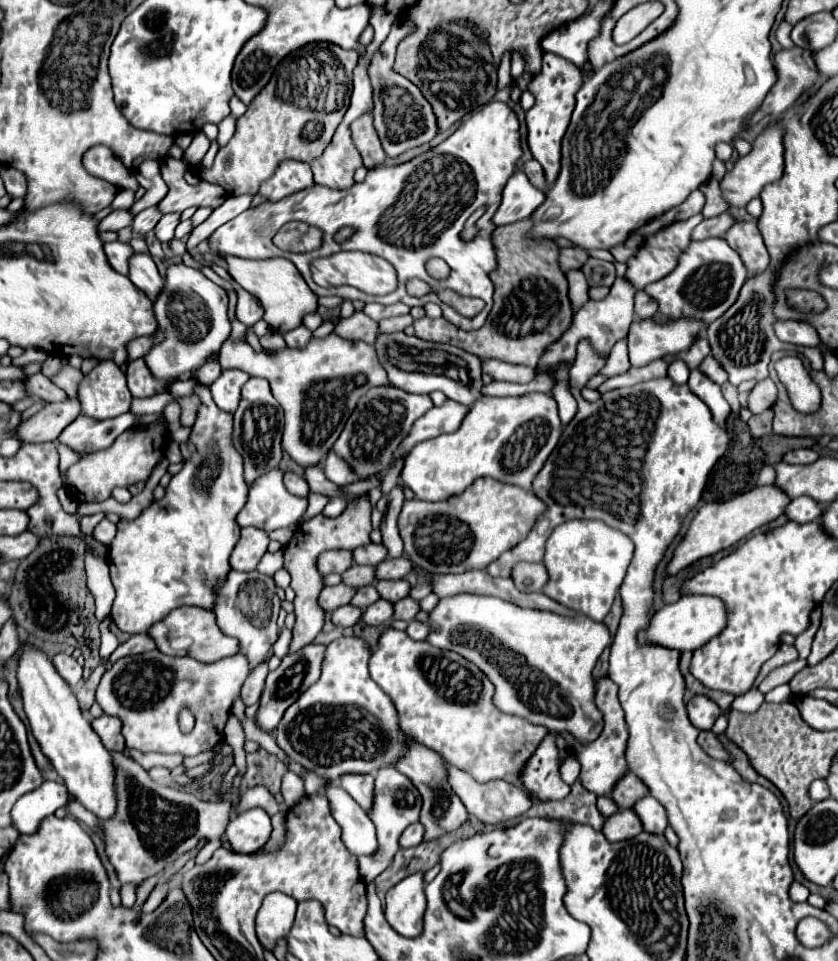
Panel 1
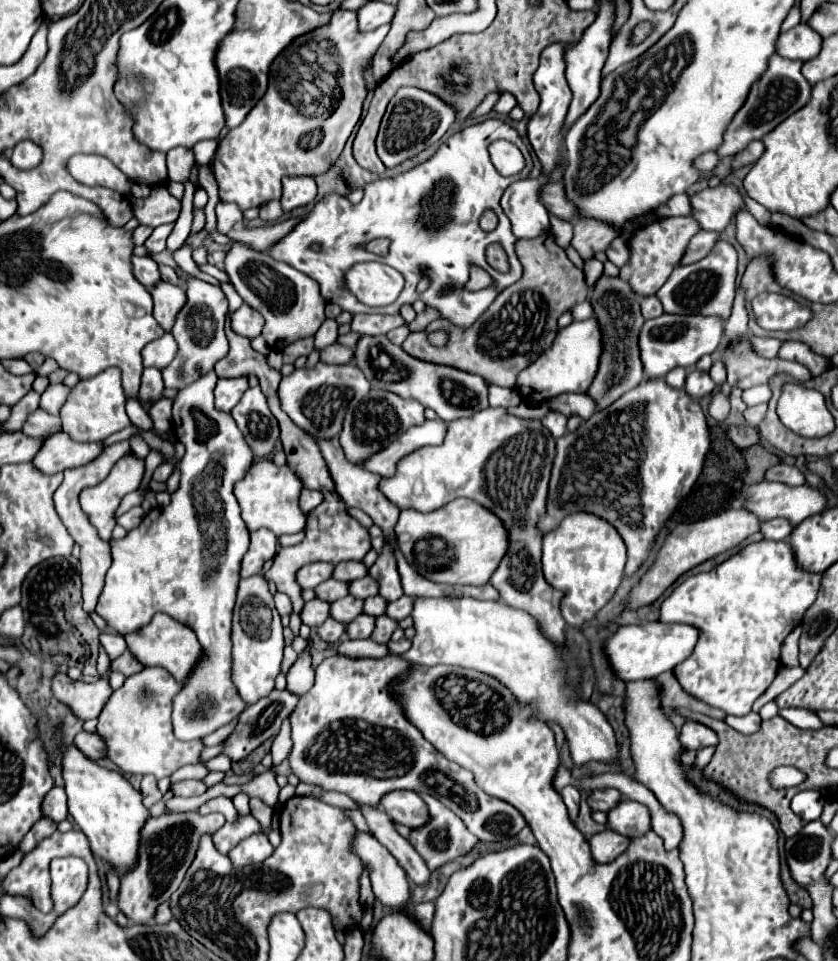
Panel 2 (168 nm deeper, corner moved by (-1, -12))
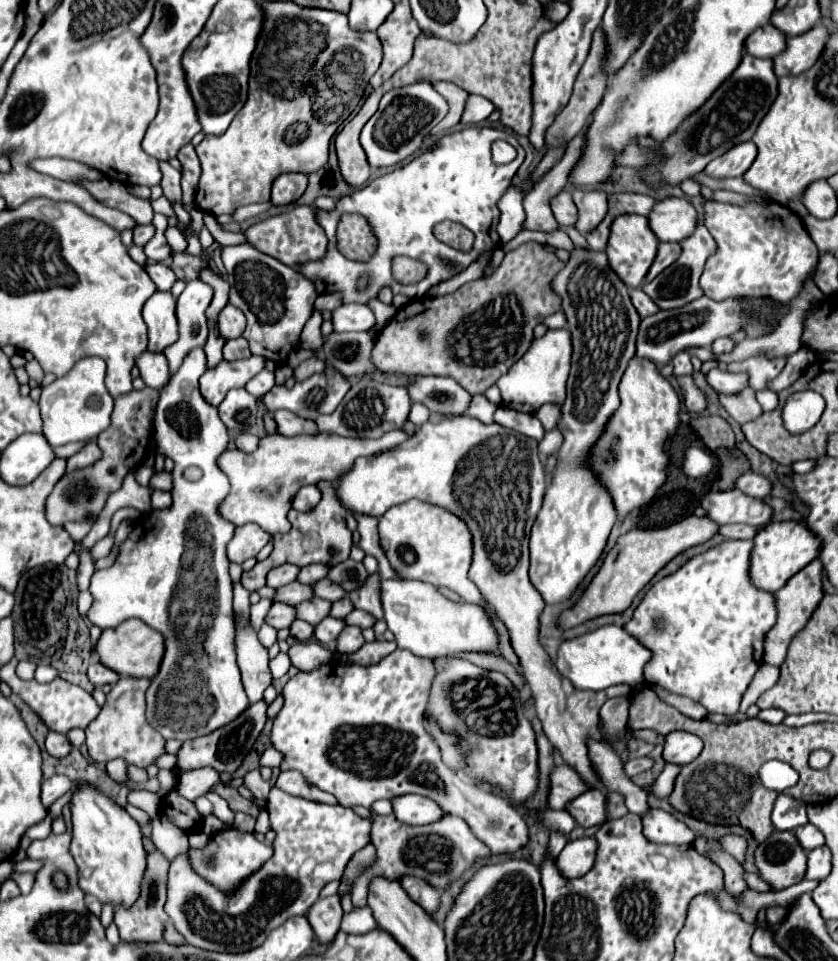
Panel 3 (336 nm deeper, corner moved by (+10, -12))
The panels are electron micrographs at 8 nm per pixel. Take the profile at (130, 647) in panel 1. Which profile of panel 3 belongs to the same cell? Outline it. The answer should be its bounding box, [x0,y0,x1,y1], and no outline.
[88,662,120,686]

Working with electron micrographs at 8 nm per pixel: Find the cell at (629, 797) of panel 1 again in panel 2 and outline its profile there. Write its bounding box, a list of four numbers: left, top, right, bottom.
[587,788,621,812]

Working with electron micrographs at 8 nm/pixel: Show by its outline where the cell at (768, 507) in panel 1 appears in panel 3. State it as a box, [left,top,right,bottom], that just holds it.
[562,516,720,628]

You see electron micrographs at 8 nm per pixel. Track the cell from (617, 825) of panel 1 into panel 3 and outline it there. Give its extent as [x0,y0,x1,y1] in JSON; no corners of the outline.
[558,836,598,878]

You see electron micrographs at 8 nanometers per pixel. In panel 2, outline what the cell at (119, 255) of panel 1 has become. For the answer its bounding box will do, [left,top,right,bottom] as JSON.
[133,258,161,288]

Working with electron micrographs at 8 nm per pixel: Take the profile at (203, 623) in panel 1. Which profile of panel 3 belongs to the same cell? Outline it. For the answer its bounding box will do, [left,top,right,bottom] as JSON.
[98,618,164,678]

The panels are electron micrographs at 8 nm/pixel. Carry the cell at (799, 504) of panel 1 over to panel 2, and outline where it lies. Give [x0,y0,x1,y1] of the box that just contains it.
[761,518,791,540]

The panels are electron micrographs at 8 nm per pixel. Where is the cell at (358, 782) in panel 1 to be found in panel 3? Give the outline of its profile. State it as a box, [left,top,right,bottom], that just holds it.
[400,878,440,912]

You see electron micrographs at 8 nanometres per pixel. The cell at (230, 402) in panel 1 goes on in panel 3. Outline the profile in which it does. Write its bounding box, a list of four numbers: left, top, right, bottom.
[200,356,264,406]

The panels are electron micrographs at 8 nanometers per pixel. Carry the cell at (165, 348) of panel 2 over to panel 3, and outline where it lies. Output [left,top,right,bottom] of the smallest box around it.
[136,350,170,390]

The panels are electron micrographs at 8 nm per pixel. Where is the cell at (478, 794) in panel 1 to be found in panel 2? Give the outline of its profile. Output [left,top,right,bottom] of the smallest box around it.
[289,654,527,842]

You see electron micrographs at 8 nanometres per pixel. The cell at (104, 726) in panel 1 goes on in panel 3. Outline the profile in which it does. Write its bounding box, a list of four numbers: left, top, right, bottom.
[46,732,72,758]

